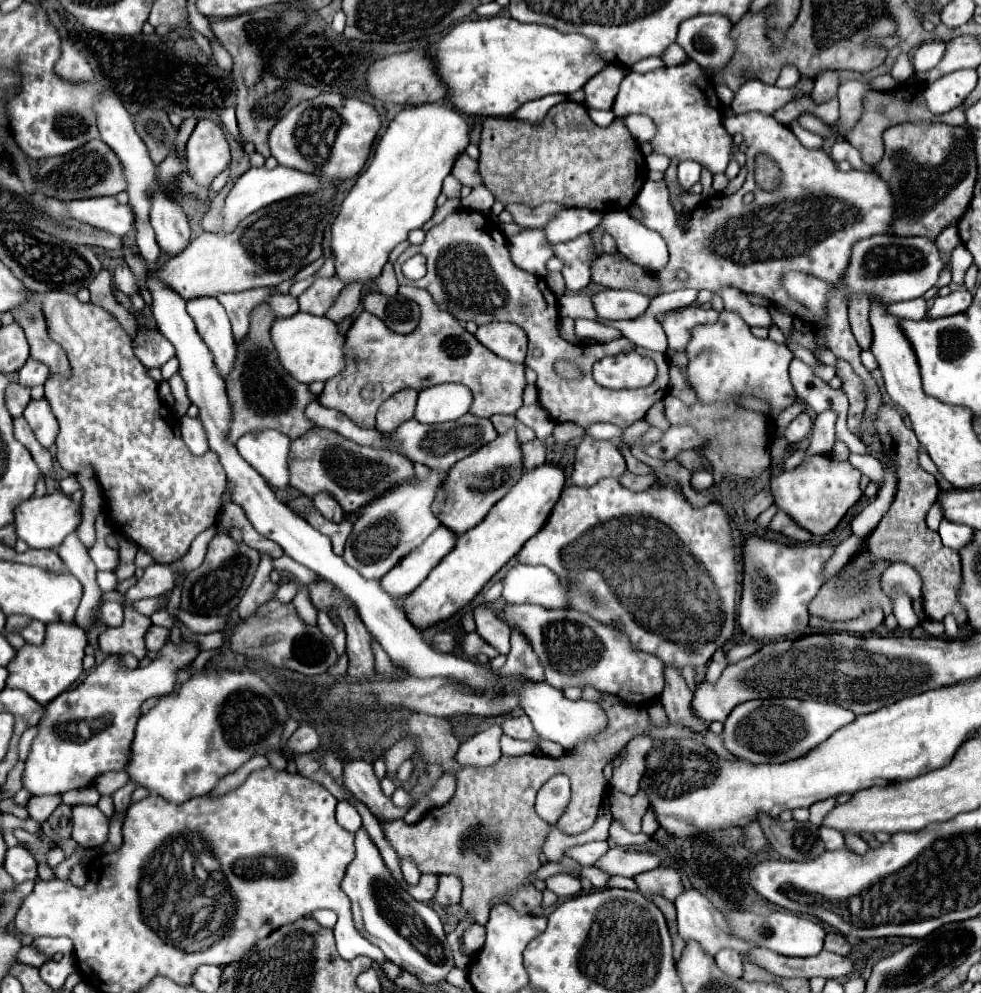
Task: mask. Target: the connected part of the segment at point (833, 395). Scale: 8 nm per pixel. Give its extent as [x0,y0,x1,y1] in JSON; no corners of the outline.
[790,359,870,455]

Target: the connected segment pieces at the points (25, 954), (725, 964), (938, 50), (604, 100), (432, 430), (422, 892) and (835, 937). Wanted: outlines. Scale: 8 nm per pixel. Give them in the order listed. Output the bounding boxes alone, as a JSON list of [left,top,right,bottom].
[[16,947,46,967],[716,949,742,977],[914,41,944,71],[582,65,628,109],[392,413,498,471],[406,875,438,901],[824,933,852,955]]

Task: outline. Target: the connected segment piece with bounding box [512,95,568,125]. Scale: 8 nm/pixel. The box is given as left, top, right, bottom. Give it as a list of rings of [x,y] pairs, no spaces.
[[[546,95],[542,99],[524,103],[518,111],[512,113],[512,117],[518,119],[518,121],[526,121],[526,123],[532,123],[532,125],[540,125],[542,119],[546,117],[546,113],[550,111],[550,107],[554,107],[556,103],[562,103],[566,99],[568,99],[566,95]]]

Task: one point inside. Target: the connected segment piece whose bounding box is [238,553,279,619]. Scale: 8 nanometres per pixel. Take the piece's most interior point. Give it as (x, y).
(261, 588)

